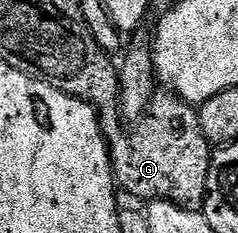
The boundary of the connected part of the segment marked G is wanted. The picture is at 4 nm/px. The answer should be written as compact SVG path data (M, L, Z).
M174 94L164 95L168 96L153 95L147 112L131 129L136 136L132 150L124 158L110 156L110 170L118 170L114 180L123 191L143 202L169 200L180 208L196 210L204 202L210 145L200 129L197 109Z

